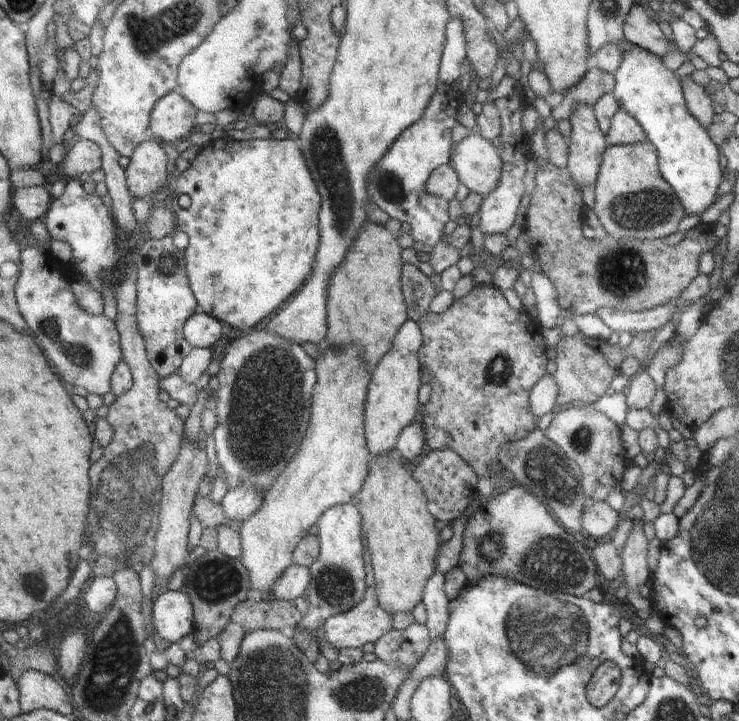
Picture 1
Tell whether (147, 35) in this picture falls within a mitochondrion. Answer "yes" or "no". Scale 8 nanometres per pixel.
yes

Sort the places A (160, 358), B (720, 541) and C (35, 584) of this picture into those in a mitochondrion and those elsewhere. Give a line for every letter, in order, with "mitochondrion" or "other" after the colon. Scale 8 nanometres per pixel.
A: other
B: mitochondrion
C: mitochondrion

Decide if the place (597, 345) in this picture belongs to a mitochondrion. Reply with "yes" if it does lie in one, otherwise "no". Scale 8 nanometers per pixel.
no

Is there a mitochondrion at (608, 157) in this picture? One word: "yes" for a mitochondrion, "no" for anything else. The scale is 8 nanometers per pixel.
no

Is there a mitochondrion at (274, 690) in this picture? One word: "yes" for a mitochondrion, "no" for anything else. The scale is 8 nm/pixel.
yes

